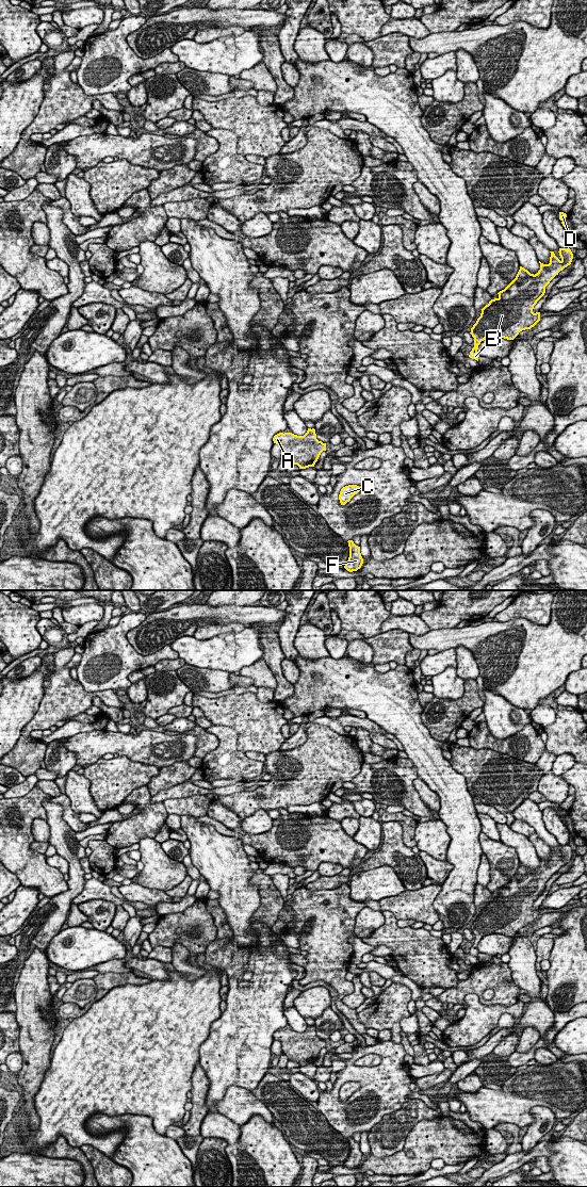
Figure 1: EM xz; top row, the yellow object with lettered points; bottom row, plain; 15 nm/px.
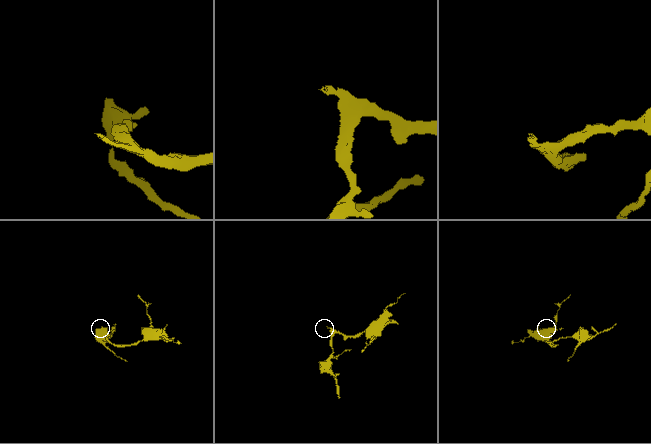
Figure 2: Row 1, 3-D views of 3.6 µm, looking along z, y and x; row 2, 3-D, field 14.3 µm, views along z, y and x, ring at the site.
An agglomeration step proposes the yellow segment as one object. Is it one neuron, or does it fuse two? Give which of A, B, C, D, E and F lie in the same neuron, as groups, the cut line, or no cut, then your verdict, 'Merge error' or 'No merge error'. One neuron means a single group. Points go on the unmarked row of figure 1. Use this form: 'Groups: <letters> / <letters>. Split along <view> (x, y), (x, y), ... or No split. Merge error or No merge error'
Groups: A B C D E F. No split. No merge error

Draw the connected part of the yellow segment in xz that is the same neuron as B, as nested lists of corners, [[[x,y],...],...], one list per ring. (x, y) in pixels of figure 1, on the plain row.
[[[559,845],[560,857],[555,852],[554,848],[550,848],[550,860],[540,860],[540,866],[537,871],[531,871],[527,866],[520,863],[516,875],[502,888],[499,894],[491,896],[488,901],[482,906],[480,913],[471,925],[471,931],[474,934],[474,944],[470,948],[469,954],[478,958],[478,942],[482,938],[491,933],[500,933],[507,937],[513,937],[520,928],[531,926],[540,917],[540,909],[533,909],[534,903],[544,892],[545,883],[550,878],[558,872],[560,867],[571,861],[573,850],[571,846]]]

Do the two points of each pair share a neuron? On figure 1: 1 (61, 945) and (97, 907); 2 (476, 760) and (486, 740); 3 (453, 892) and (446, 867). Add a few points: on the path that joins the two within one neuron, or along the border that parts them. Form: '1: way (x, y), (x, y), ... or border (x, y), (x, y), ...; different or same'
1: border (94, 927), (104, 931); different
2: border (470, 745), (474, 748), (490, 748), (506, 754); different
3: border (446, 860), (453, 865), (453, 868), (441, 884); different

